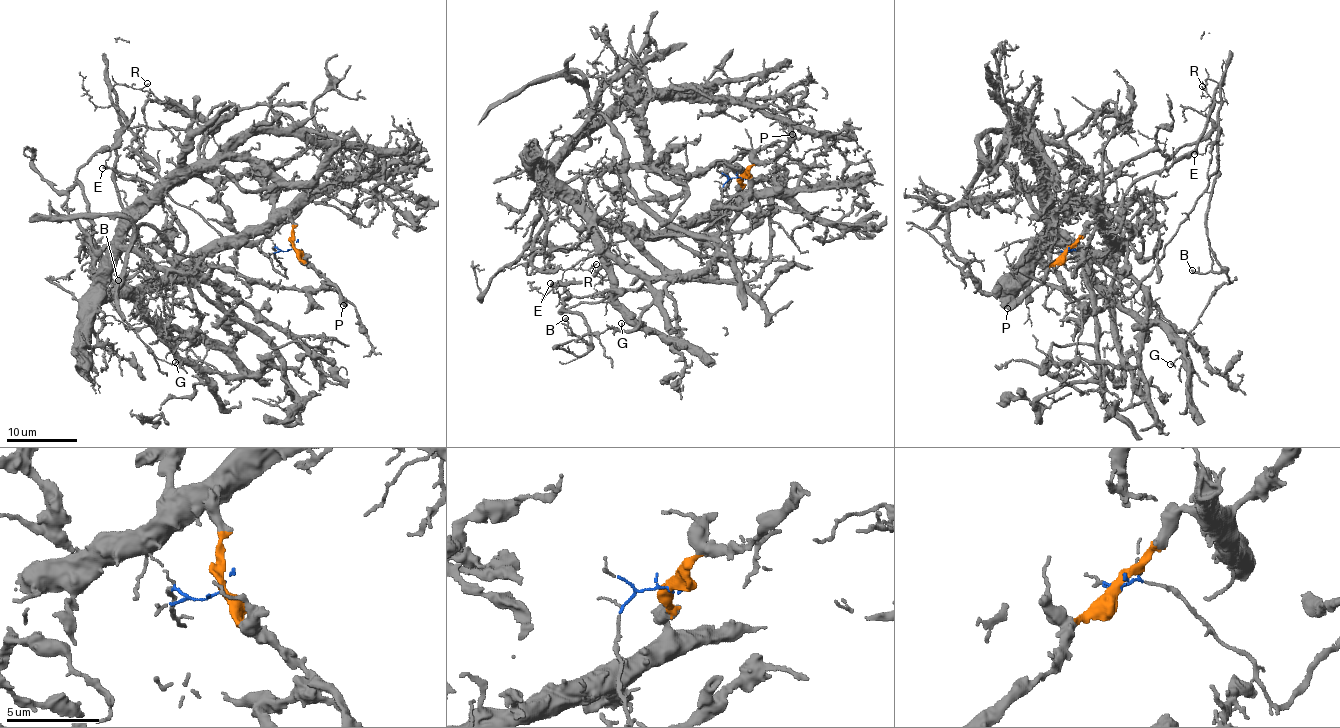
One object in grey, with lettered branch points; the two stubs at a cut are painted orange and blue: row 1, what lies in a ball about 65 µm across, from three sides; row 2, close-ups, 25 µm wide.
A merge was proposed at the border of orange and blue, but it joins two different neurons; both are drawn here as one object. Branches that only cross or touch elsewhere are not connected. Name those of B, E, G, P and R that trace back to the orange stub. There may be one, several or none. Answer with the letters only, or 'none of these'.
P

